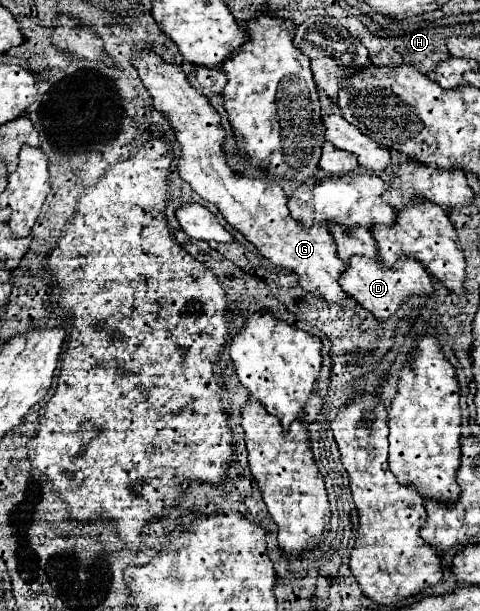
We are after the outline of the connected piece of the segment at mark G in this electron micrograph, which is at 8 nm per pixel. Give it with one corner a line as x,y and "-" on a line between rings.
135,49
131,63
153,97
153,107
167,117
175,139
181,145
181,157
177,161
181,179
185,179
205,201
215,203
223,219
241,231
263,257
267,257
273,265
295,271
305,291
319,291
329,303
345,299
347,293
339,287
337,279
347,265
337,257
335,239
329,227
321,223
305,227
301,221
293,219
287,209
285,193
273,177
243,177
233,173
225,159
225,129
221,127
221,117
207,97
187,81
179,65
163,61
149,49

